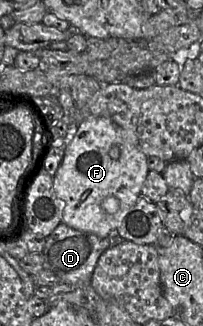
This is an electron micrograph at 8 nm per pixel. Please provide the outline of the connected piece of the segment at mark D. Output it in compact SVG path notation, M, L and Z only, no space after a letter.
M60 222L46 237L42 251L44 269L53 272L59 279L59 283L52 287L53 293L73 291L76 287L90 285L93 271L101 254L122 241L124 239L117 233L101 238L93 233L76 230Z

